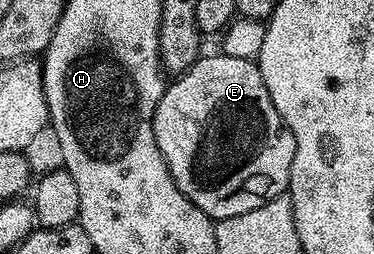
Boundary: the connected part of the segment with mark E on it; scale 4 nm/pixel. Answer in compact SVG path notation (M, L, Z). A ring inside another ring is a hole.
M224 54L216 55L202 55L186 72L180 73L174 79L177 81L174 84L172 81L166 87L165 93L159 98L157 109L153 115L155 142L167 162L169 173L175 182L175 186L179 186L179 190L183 190L183 194L187 198L191 198L191 202L195 202L195 206L199 206L199 210L203 210L209 215L209 219L214 222L234 218L236 215L245 214L251 210L258 210L265 203L269 203L277 196L285 194L289 187L289 179L291 178L291 162L295 158L295 138L293 137L293 132L281 121L279 110L275 110L275 102L271 102L271 94L263 82L263 74L257 68L256 63L247 58L235 58L234 56L226 56Z

